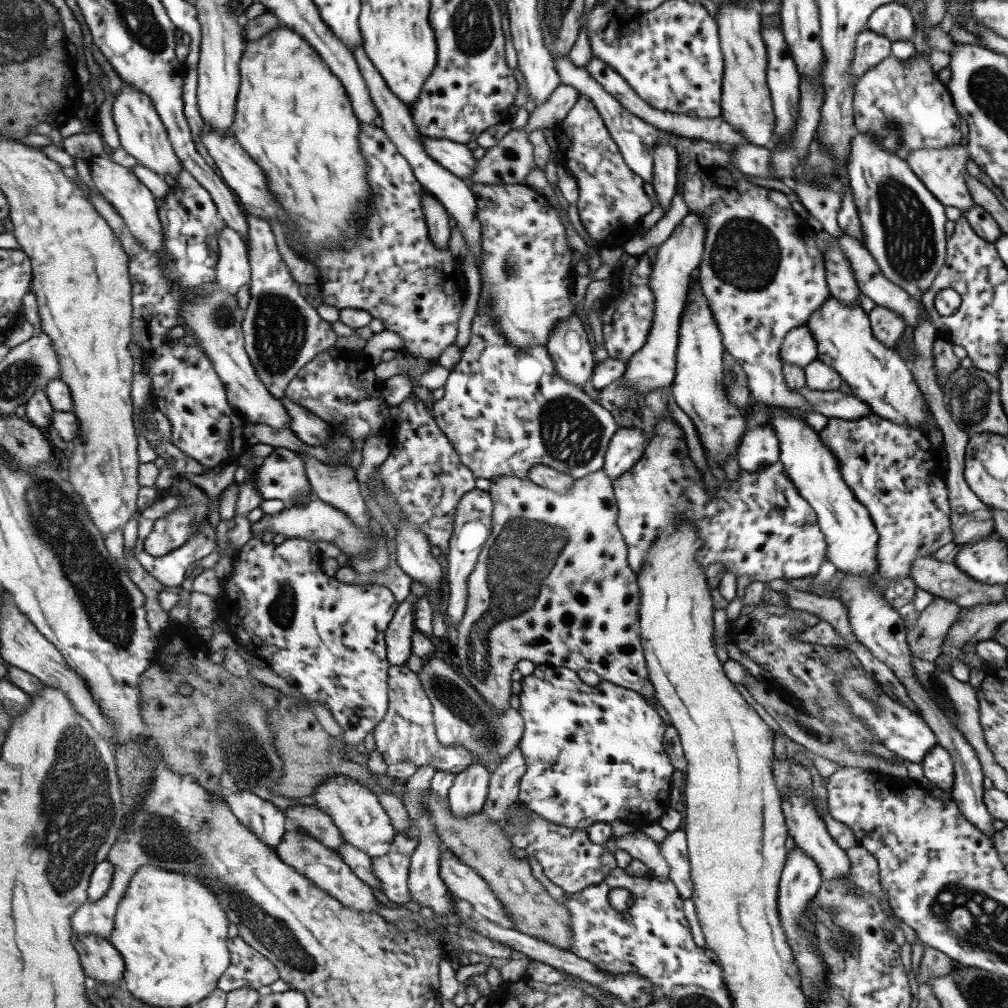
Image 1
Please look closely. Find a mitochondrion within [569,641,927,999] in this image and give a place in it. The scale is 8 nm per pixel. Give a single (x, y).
(838, 937)

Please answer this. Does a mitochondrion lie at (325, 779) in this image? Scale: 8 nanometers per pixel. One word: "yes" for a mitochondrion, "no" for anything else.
no

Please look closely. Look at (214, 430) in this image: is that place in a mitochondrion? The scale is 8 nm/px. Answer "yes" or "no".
no

